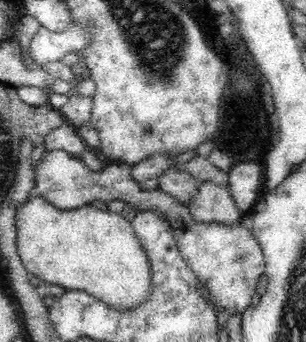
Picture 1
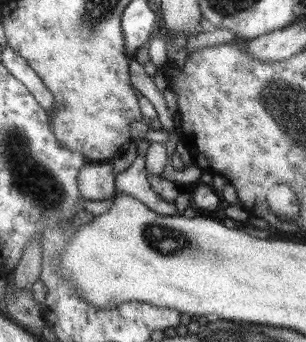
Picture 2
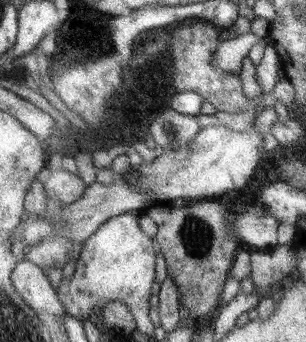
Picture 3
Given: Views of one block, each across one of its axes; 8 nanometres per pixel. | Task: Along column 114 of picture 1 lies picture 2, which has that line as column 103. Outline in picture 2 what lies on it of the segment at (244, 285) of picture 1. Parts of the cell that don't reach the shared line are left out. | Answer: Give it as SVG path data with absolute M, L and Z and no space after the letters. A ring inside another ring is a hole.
M89 162L79 170L79 194L89 202L103 202L115 196L115 176L109 162Z

